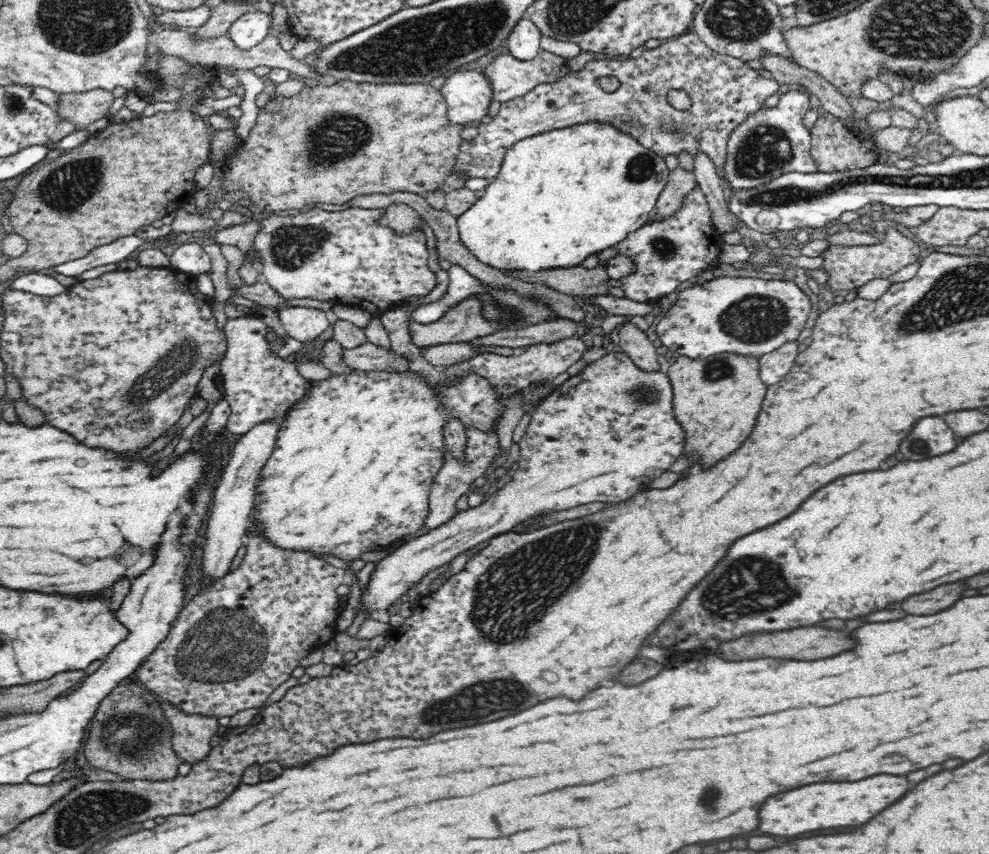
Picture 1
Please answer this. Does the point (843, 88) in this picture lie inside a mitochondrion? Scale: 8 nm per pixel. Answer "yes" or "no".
no

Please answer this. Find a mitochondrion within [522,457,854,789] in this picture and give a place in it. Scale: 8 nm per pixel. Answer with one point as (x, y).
(738, 591)

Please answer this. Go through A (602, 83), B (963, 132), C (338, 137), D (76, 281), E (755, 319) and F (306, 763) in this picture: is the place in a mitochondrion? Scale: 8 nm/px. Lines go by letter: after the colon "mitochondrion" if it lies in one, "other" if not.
A: other
B: other
C: mitochondrion
D: other
E: mitochondrion
F: other

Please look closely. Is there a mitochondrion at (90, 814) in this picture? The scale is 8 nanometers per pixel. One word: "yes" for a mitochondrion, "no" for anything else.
yes

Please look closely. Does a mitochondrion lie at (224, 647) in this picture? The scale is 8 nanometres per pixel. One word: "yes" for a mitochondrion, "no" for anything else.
yes

